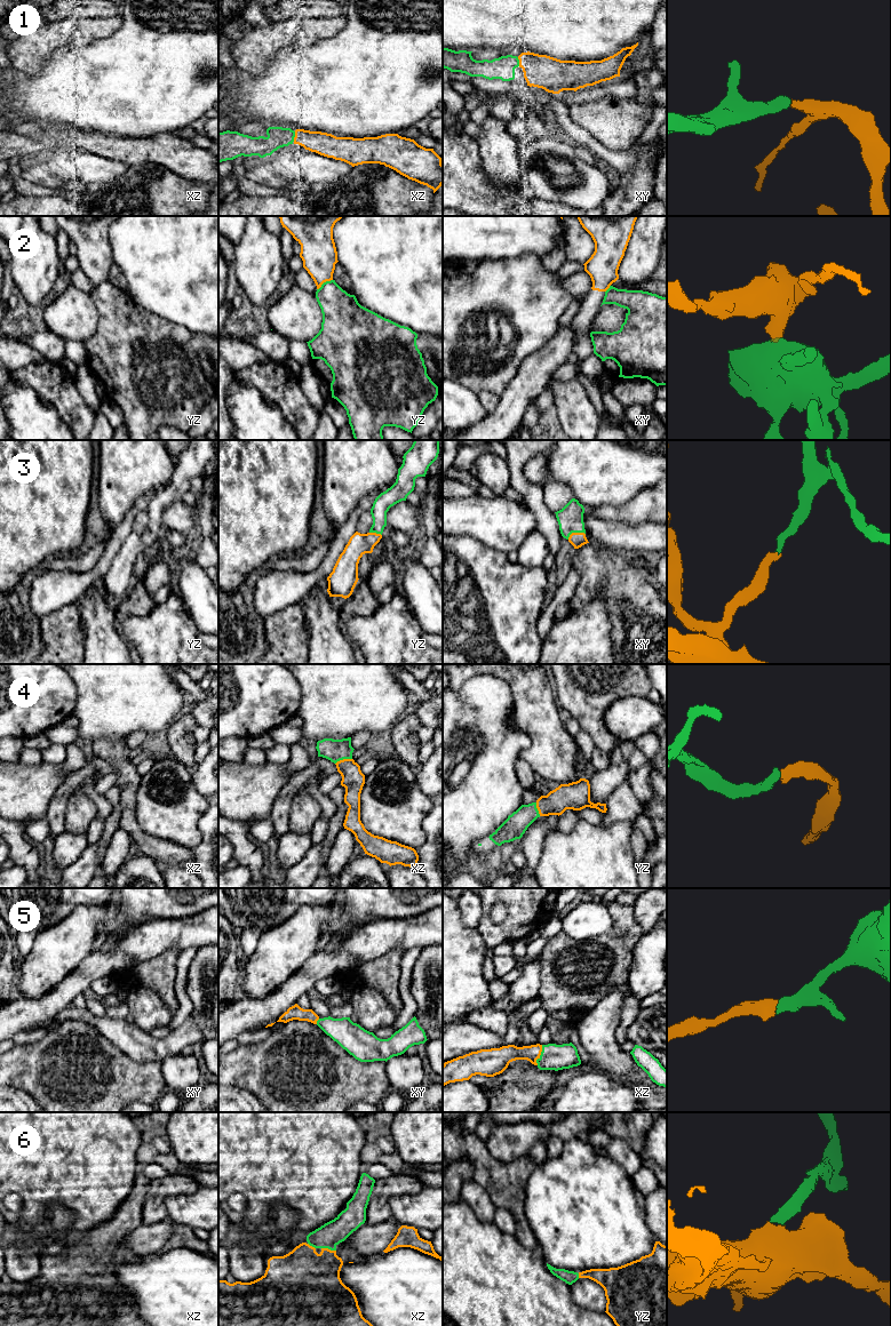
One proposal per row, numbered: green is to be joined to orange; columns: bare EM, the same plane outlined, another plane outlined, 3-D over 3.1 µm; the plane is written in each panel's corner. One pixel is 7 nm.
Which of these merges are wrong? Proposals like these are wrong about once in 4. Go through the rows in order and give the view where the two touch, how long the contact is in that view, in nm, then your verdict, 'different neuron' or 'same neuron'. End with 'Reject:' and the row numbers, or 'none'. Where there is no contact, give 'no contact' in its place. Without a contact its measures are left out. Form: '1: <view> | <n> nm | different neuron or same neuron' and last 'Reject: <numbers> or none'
1: xz | 70 nm | same neuron
2: yz | 130 nm | different neuron
3: xy | 130 nm | same neuron
4: xz | 130 nm | same neuron
5: xz | 150 nm | same neuron
6: xz | 110 nm | same neuron
Reject: 2

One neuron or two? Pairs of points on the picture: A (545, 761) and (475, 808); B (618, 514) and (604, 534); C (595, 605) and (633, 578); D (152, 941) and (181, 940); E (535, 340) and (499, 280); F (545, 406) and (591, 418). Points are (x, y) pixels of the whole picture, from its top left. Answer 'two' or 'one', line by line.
A: two
B: two
C: two
D: one
E: one
F: two

